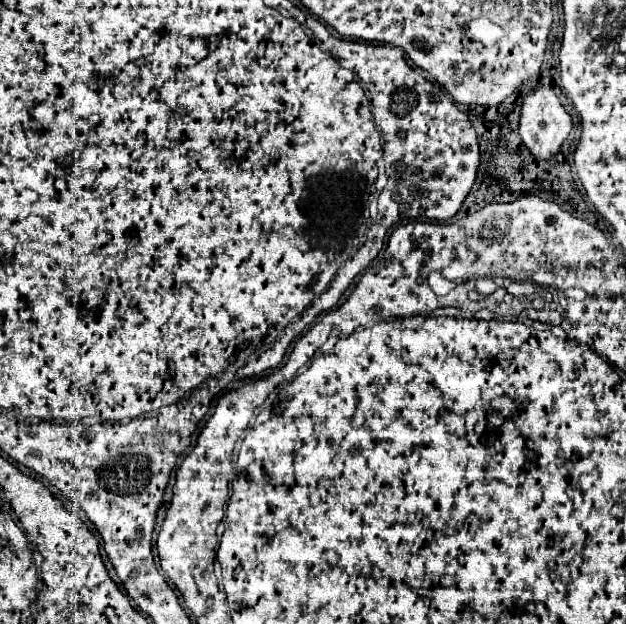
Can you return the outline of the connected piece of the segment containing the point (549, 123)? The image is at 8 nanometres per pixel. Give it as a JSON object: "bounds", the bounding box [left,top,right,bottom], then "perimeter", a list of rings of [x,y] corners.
{"bounds":[519,87,573,161],"perimeter":[[[539,87],[539,89],[535,89],[523,97],[519,135],[525,143],[525,147],[531,151],[531,155],[537,161],[553,159],[561,151],[561,145],[567,139],[567,135],[571,133],[571,129],[573,129],[573,121],[571,121],[569,113],[563,109],[561,101],[557,99],[557,95],[553,93],[551,87]]]}

